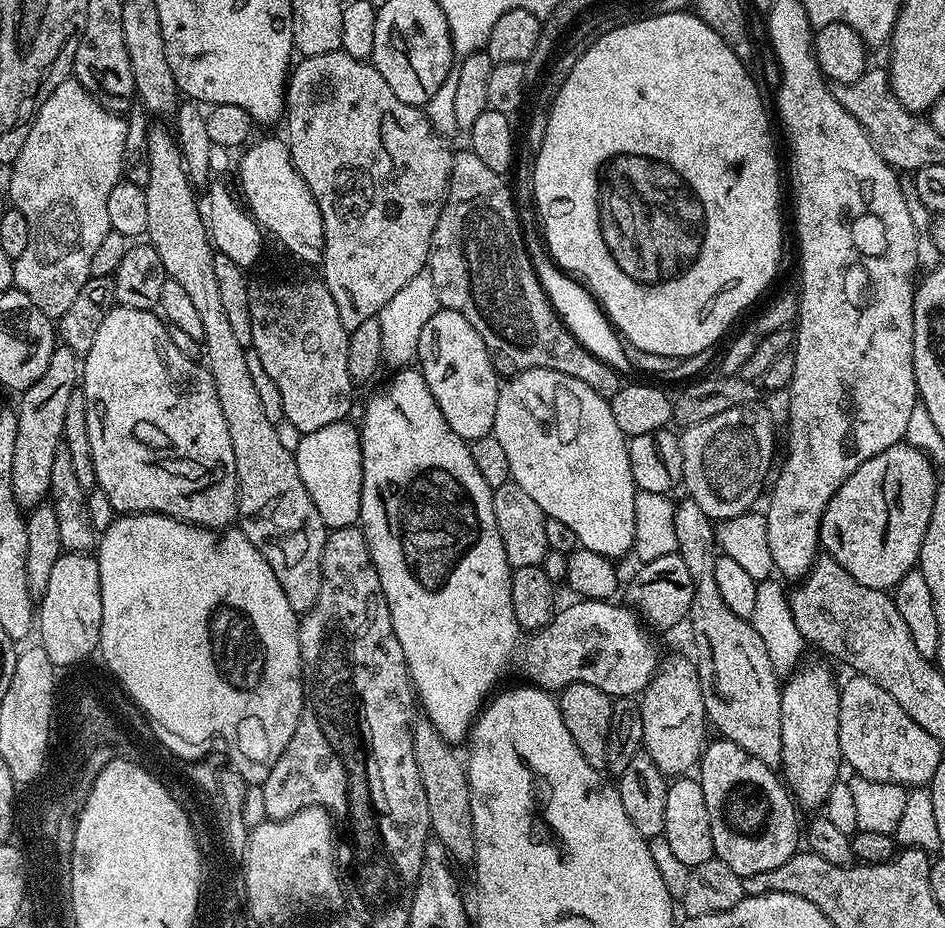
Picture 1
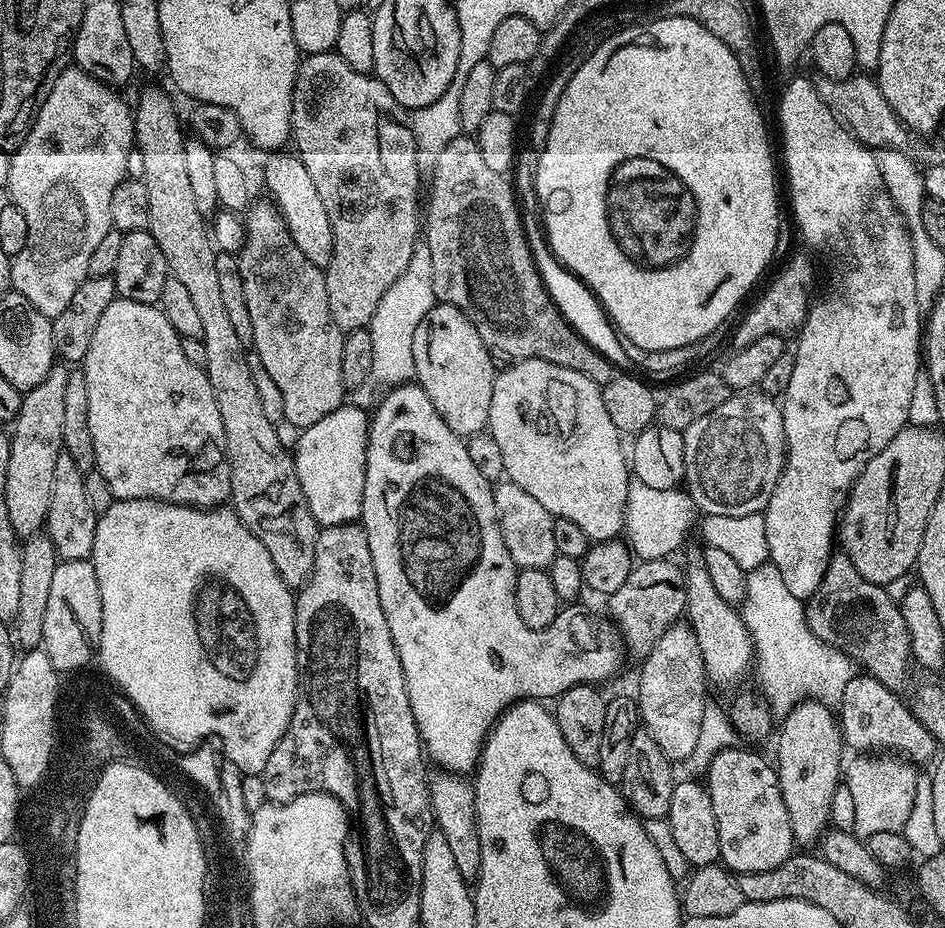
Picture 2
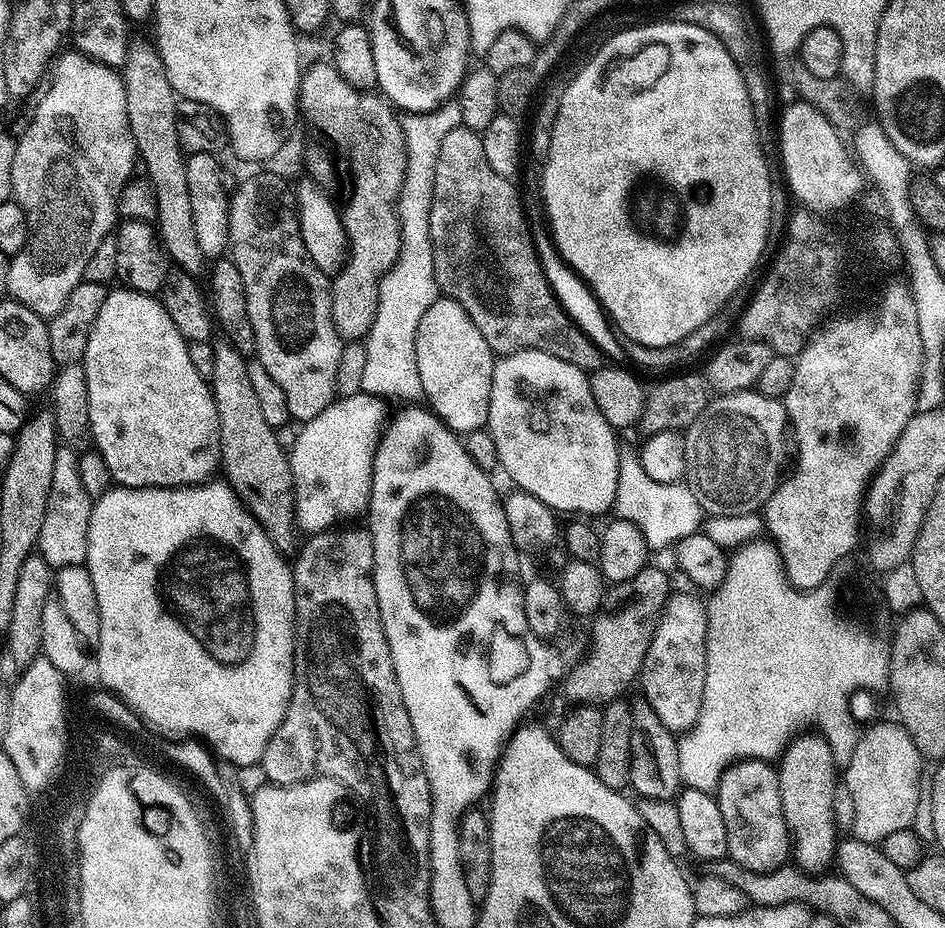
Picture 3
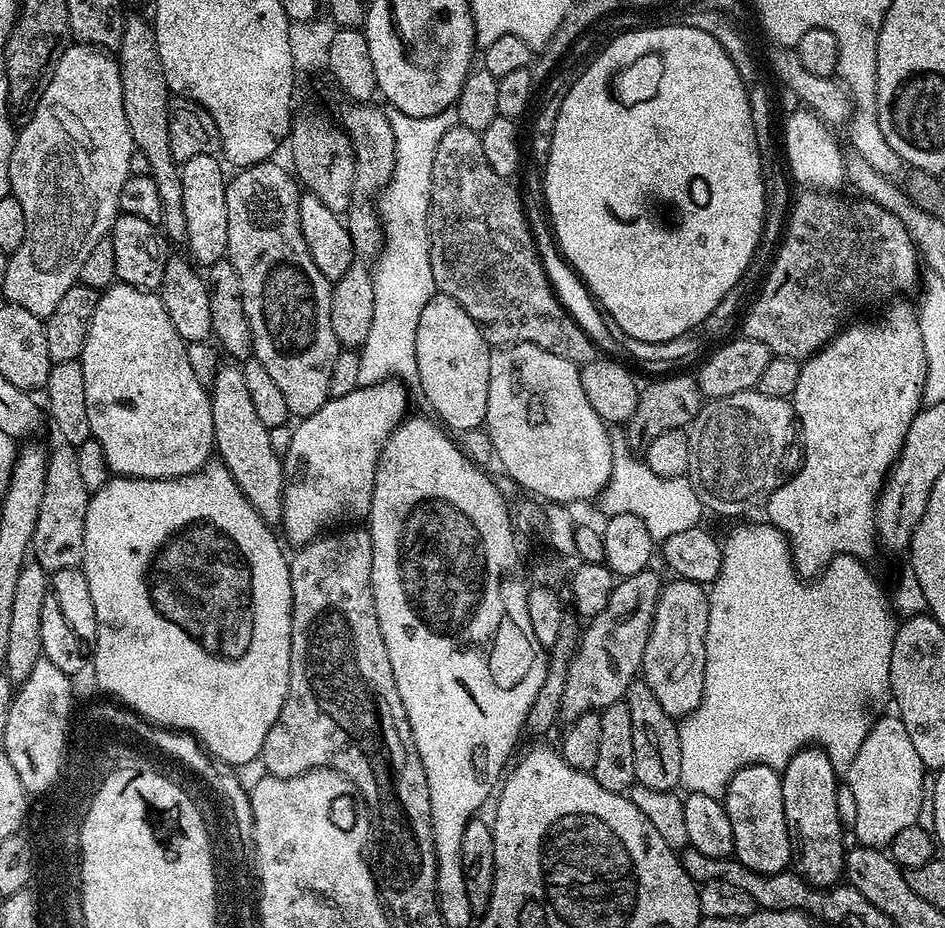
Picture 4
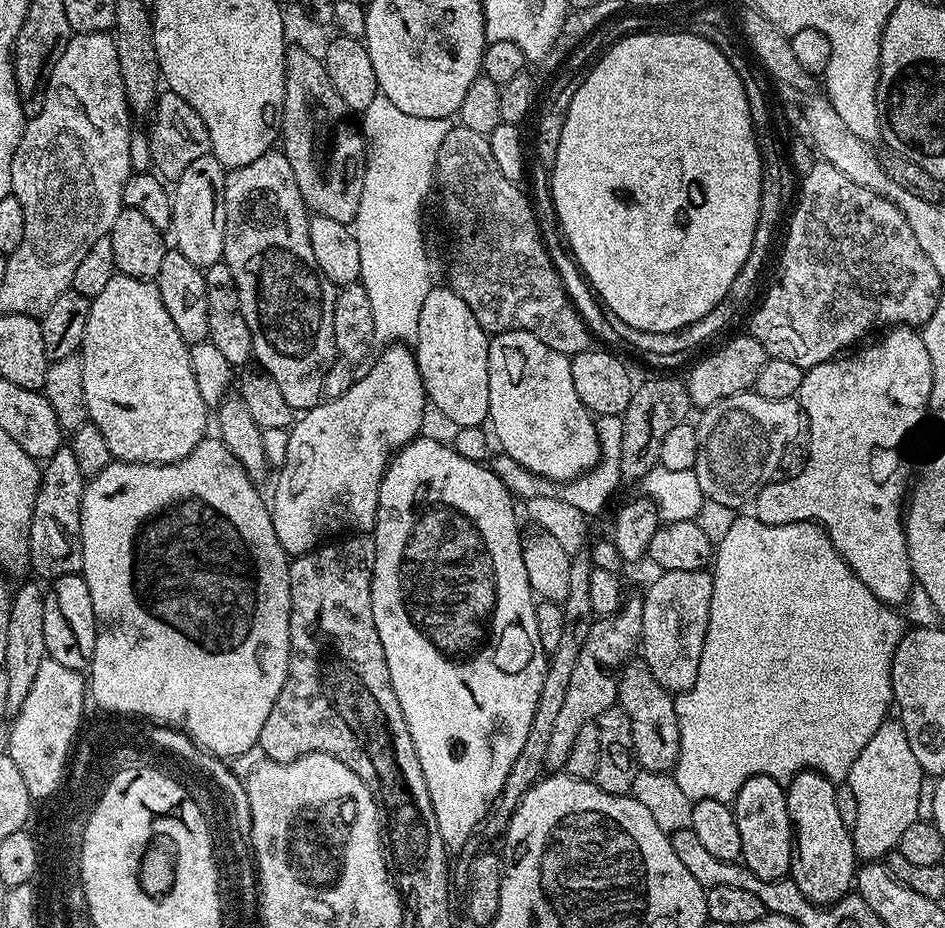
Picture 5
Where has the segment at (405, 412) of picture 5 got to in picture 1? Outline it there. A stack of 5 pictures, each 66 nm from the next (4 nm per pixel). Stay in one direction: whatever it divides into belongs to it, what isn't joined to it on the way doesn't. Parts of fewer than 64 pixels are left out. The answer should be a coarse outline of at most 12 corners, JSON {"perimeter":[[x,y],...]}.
{"perimeter":[[357,425],[305,432],[294,455],[330,530],[360,518]]}

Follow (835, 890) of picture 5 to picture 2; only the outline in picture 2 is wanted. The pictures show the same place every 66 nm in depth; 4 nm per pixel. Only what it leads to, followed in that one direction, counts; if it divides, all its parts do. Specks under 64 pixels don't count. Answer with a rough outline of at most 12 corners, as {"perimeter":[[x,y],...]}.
{"perimeter":[[801,700],[774,767],[797,845],[830,827],[846,745],[838,716]]}

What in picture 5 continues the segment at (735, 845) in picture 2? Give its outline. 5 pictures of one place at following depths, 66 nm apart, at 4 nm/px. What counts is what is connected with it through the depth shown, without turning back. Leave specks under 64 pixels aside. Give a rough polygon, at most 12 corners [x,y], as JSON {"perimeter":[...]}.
{"perimeter":[[751,776],[731,809],[740,860],[766,882],[785,879],[794,825],[785,785]]}

